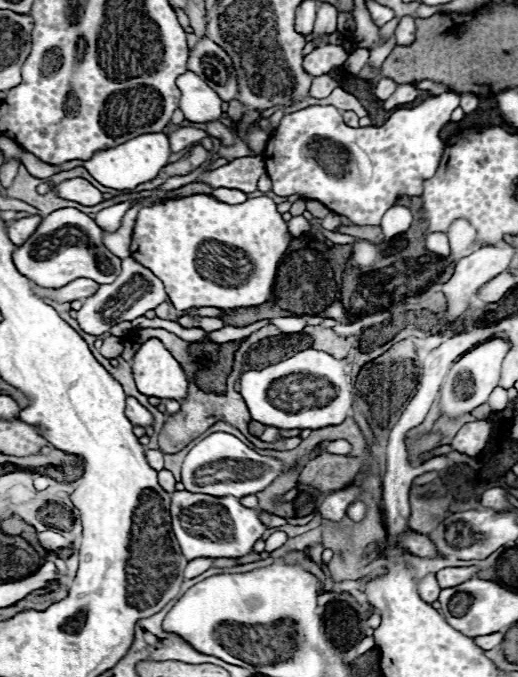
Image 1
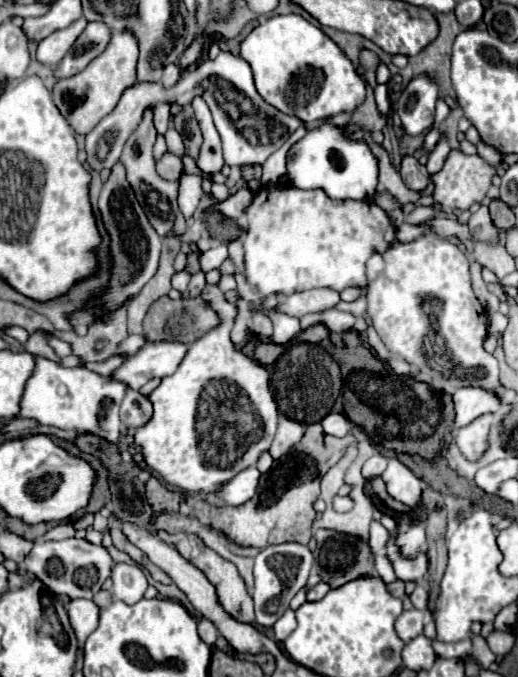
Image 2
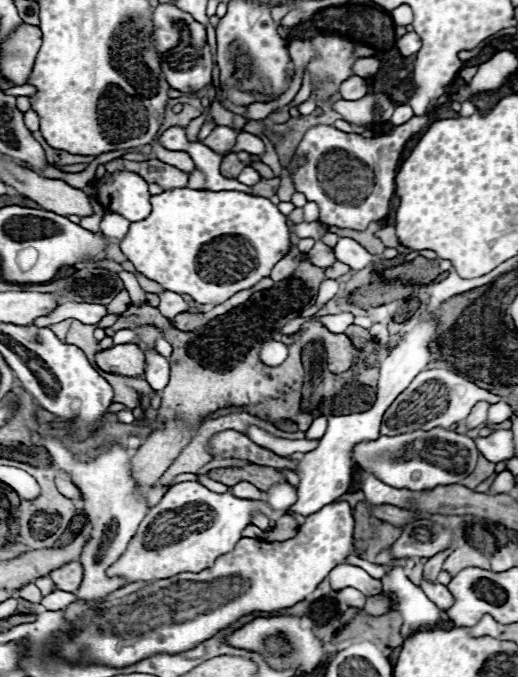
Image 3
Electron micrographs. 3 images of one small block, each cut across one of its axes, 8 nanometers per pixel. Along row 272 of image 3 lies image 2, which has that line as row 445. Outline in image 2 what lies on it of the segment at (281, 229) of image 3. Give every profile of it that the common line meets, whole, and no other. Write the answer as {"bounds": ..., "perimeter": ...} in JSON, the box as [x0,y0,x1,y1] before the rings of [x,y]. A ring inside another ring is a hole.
{"bounds":[134,284,278,492],"perimeter":[[[206,284],[202,300],[218,314],[218,326],[188,346],[184,360],[172,376],[162,378],[162,384],[150,394],[154,404],[152,420],[138,428],[134,438],[142,446],[148,468],[170,484],[180,486],[184,492],[216,492],[224,480],[236,476],[236,472],[254,466],[258,456],[270,448],[278,424],[278,408],[270,392],[270,376],[262,364],[234,350],[230,330],[236,318],[236,306],[226,300],[218,286]]]}

